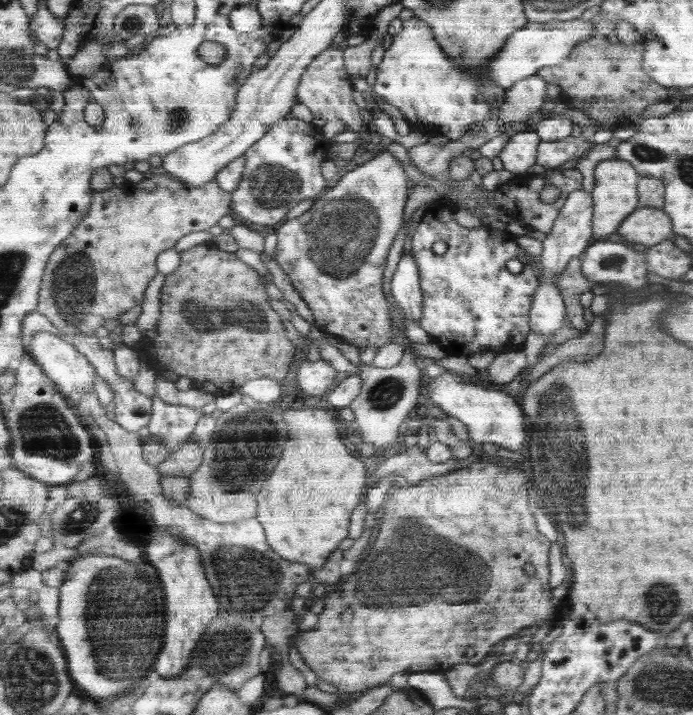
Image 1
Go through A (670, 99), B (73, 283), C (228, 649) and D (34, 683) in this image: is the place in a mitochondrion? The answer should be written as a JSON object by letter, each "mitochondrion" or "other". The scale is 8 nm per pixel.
{"A":"other","B":"mitochondrion","C":"mitochondrion","D":"mitochondrion"}

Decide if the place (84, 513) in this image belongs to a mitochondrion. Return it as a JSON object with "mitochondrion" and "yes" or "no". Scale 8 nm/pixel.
{"mitochondrion":"yes"}

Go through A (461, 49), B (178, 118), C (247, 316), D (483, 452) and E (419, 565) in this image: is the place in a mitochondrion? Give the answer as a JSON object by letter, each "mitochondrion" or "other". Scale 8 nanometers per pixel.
{"A":"mitochondrion","B":"mitochondrion","C":"mitochondrion","D":"other","E":"mitochondrion"}

